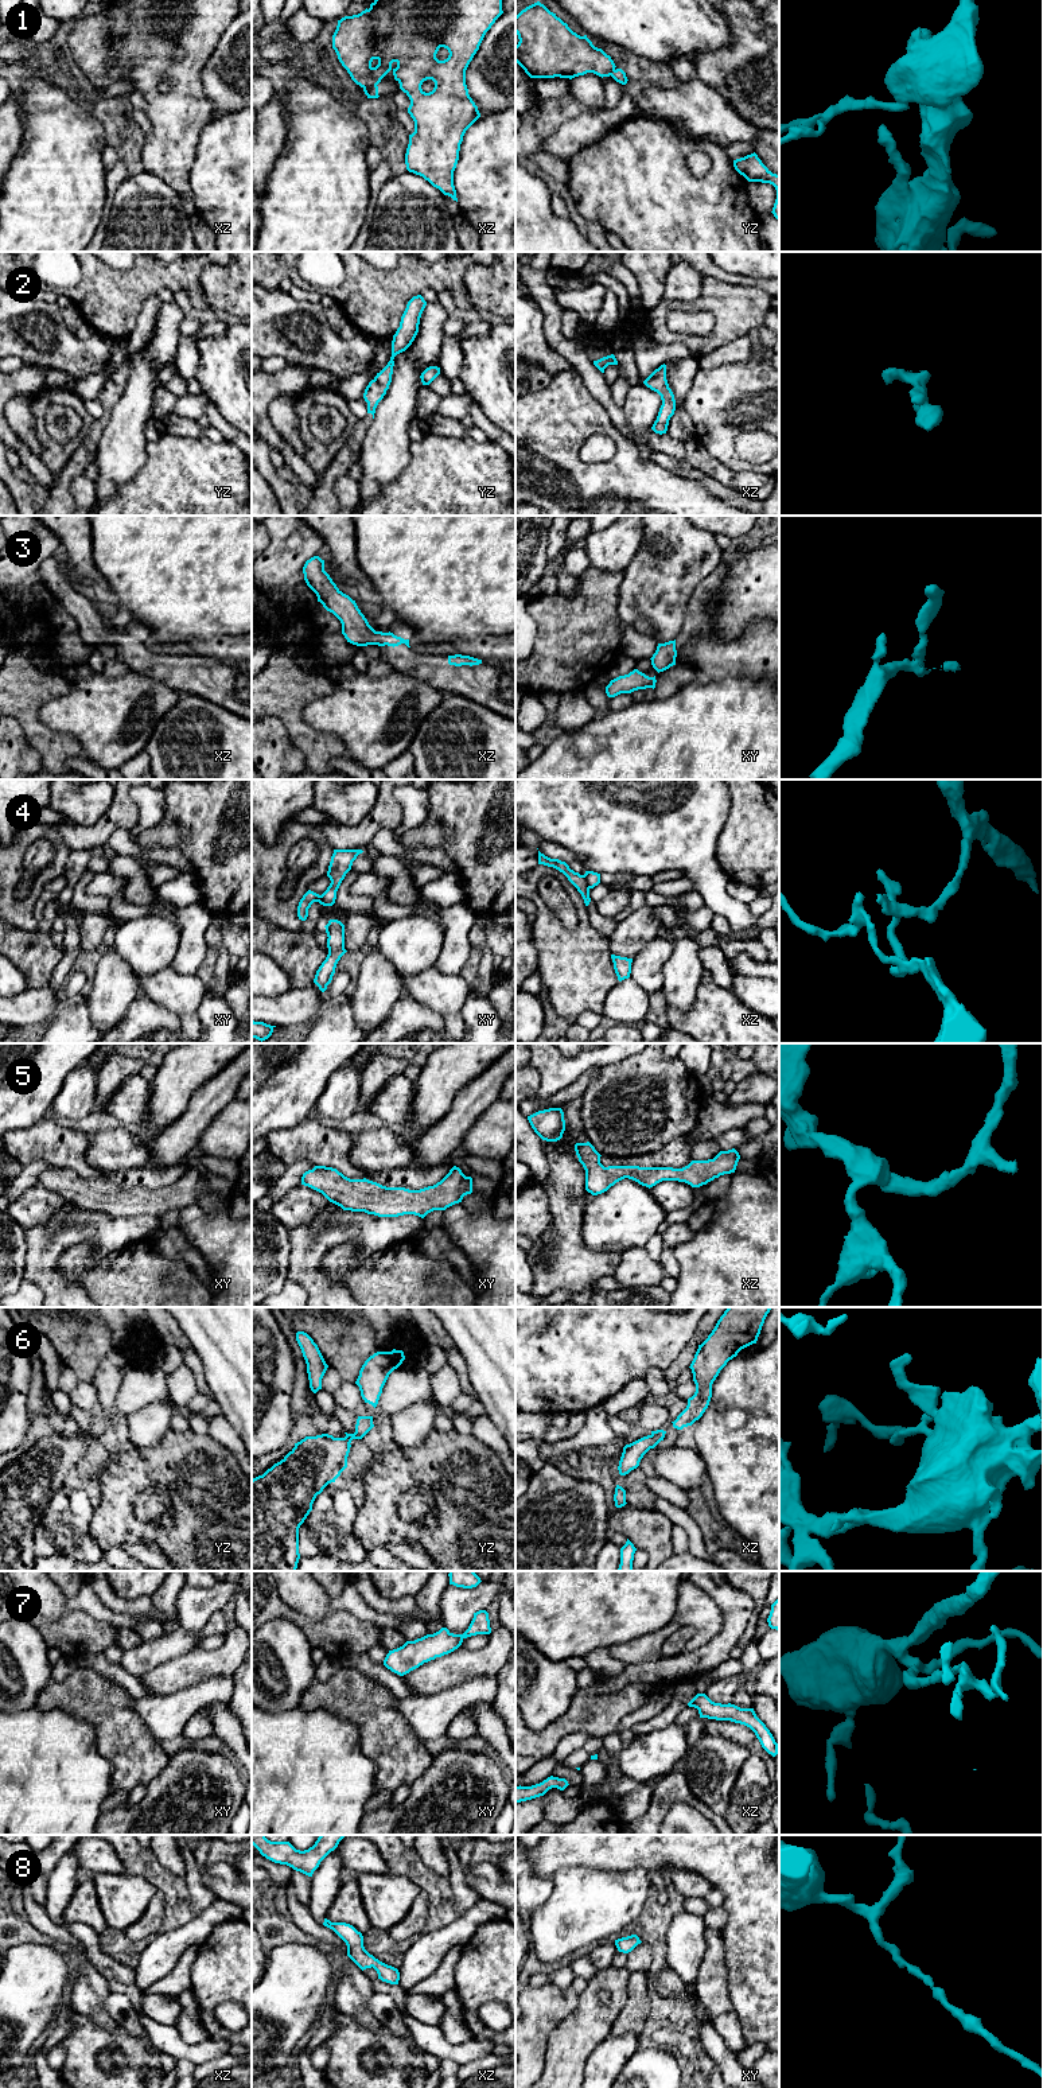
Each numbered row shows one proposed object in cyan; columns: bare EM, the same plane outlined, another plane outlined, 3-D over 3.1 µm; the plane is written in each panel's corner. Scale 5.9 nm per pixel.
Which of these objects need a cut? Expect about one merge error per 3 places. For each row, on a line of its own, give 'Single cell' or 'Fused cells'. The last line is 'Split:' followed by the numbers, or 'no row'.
1: Fused cells
2: Single cell
3: Single cell
4: Fused cells
5: Single cell
6: Single cell
7: Single cell
8: Single cell
Split: 1, 4

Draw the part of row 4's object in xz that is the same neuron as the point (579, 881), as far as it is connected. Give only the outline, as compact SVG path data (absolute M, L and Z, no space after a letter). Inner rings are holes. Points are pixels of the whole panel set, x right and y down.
M538 851L538 864L544 864L548 867L553 867L563 872L568 880L577 889L577 891L581 894L585 906L589 905L591 898L589 898L589 887L587 884L587 879L584 875L580 875L579 872L575 872L573 870L569 868L569 866L565 862L561 862L559 859L550 859L541 854Z

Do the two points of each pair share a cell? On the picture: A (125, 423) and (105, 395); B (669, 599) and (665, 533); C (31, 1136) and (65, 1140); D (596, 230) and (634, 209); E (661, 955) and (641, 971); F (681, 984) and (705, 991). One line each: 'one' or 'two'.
A: two
B: one
C: one
D: two
E: one
F: two

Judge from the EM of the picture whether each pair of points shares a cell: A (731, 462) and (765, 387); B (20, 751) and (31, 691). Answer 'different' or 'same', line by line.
A: same
B: different

